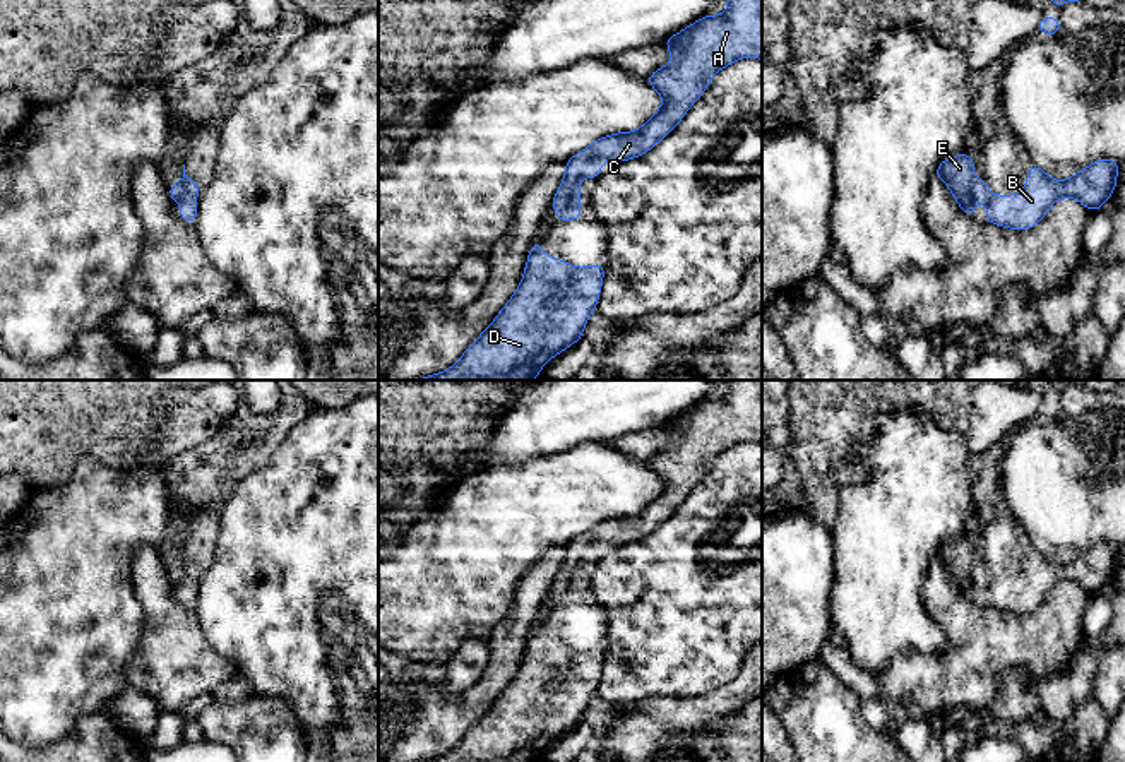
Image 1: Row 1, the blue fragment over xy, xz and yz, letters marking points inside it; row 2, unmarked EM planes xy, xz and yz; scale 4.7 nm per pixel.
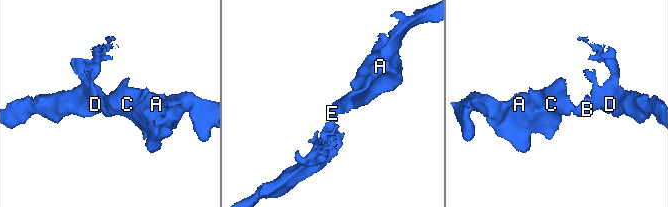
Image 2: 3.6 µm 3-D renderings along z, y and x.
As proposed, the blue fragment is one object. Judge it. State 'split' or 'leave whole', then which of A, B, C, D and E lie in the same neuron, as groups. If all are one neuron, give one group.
leave whole; A B C D E

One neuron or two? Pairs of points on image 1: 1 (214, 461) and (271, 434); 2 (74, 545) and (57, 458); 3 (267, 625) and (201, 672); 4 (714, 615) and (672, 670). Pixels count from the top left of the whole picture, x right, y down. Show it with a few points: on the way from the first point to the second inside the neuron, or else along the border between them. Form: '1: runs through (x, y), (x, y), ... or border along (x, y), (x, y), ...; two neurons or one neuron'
1: runs through (228, 458), (257, 439); one neuron
2: border along (95, 459), (83, 458), (64, 483), (35, 490); two neurons
3: border along (199, 624), (206, 641), (237, 672); two neurons
4: runs through (701, 629), (673, 656); one neuron

